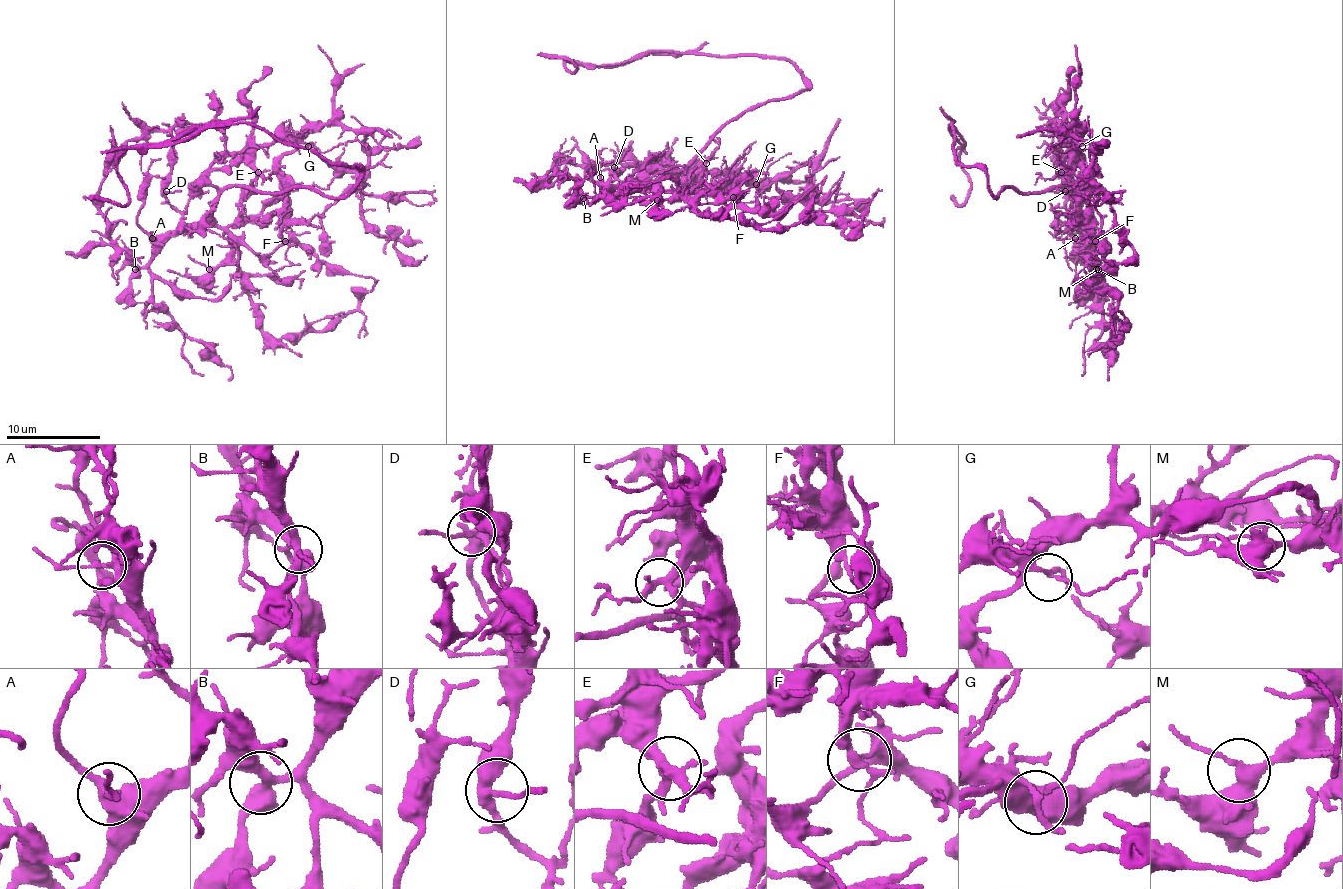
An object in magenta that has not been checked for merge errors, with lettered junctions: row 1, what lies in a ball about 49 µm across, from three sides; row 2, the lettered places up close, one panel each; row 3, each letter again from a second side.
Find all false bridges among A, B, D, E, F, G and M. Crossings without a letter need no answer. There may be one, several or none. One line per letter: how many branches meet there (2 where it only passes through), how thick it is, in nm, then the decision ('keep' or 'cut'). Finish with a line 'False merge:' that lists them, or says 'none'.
A: 3 branches meet; 240 nm thick; keep
B: 3 branches meet; 360 nm thick; keep
D: 3 branches meet; 240 nm thick; keep
E: 3 branches meet; 280 nm thick; keep
F: 3 branches meet; 220 nm thick; cut
G: 3 branches meet; 160 nm thick; keep
M: 3 branches meet; 360 nm thick; keep
False merge: F

